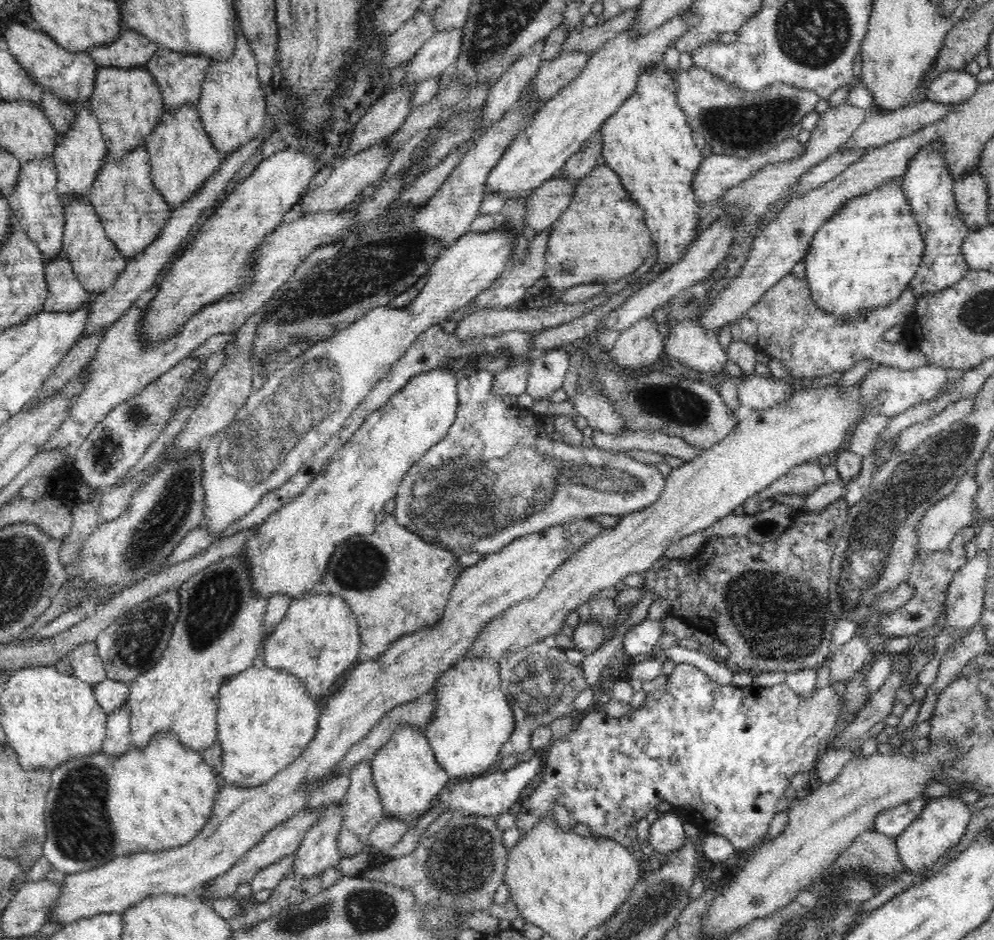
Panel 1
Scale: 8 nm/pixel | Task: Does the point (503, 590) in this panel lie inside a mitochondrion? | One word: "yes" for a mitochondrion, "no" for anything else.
no

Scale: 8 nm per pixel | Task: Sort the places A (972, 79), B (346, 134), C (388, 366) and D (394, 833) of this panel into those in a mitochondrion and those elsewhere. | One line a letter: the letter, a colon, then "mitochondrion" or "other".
A: other
B: other
C: other
D: other

